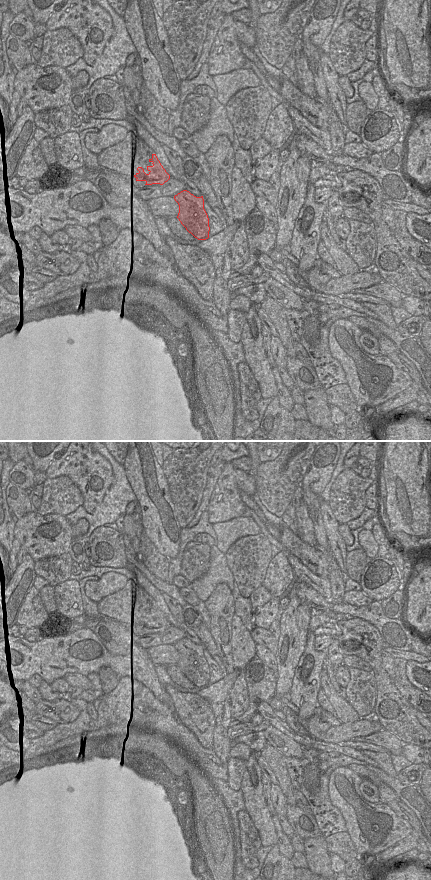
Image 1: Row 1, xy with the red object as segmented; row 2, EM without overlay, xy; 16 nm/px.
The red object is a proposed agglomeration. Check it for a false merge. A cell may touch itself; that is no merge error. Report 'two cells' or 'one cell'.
two cells

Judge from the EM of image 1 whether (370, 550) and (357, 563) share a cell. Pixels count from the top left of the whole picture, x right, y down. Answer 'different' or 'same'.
different

